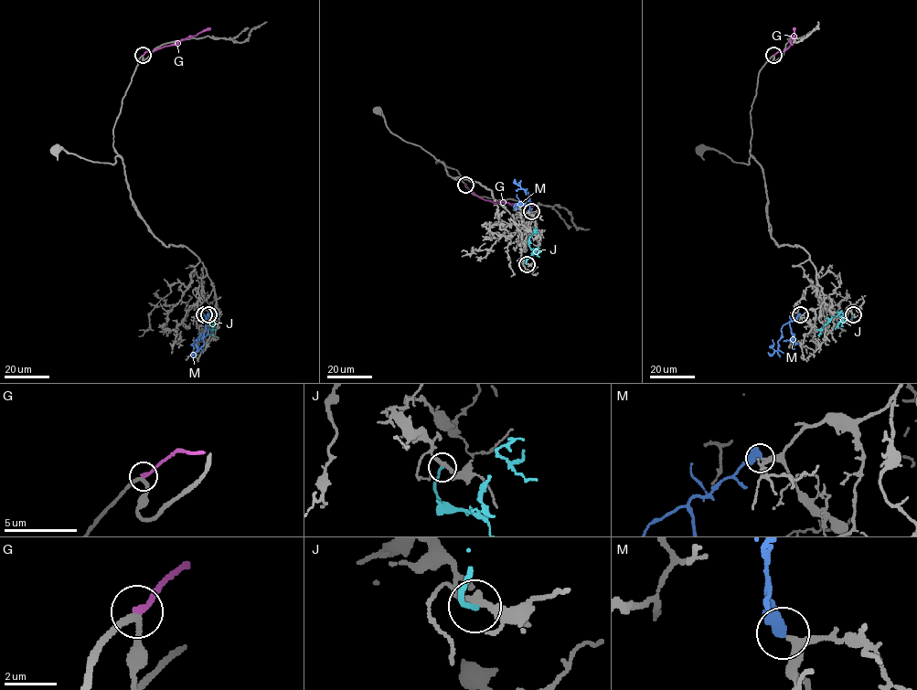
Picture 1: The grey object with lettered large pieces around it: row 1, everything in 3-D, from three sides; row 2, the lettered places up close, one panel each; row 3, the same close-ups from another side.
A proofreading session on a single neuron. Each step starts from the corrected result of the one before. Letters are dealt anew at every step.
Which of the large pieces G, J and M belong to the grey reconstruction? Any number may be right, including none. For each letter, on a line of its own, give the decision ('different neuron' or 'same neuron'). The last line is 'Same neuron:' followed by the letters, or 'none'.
G: different neuron
J: different neuron
M: same neuron
Same neuron: M

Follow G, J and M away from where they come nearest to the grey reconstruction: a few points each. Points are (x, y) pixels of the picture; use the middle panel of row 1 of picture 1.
G: (465, 185), (485, 200), (533, 206)
J: (527, 264), (534, 249), (528, 244), (528, 238), (537, 230)
M: (531, 211), (528, 192), (518, 183)

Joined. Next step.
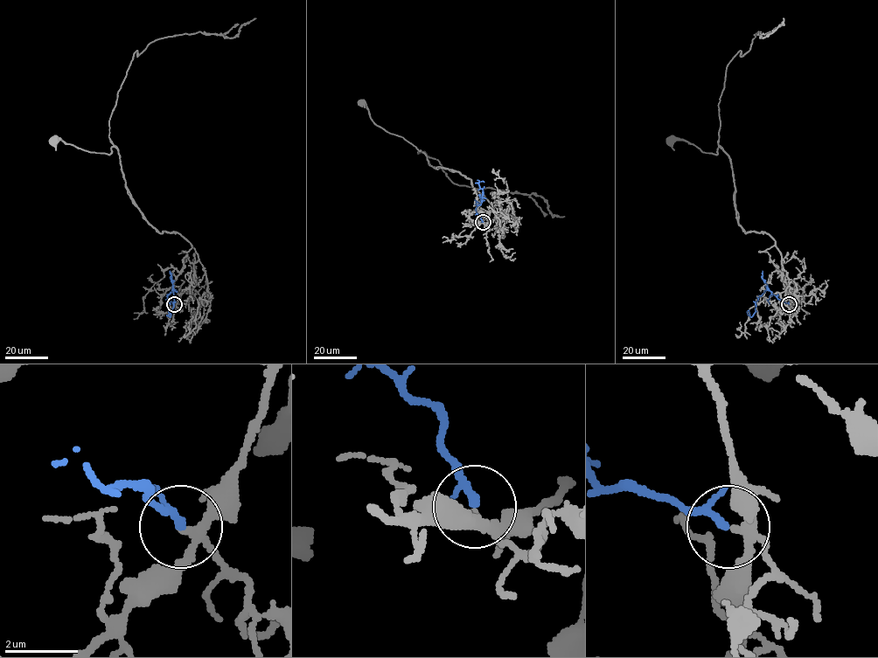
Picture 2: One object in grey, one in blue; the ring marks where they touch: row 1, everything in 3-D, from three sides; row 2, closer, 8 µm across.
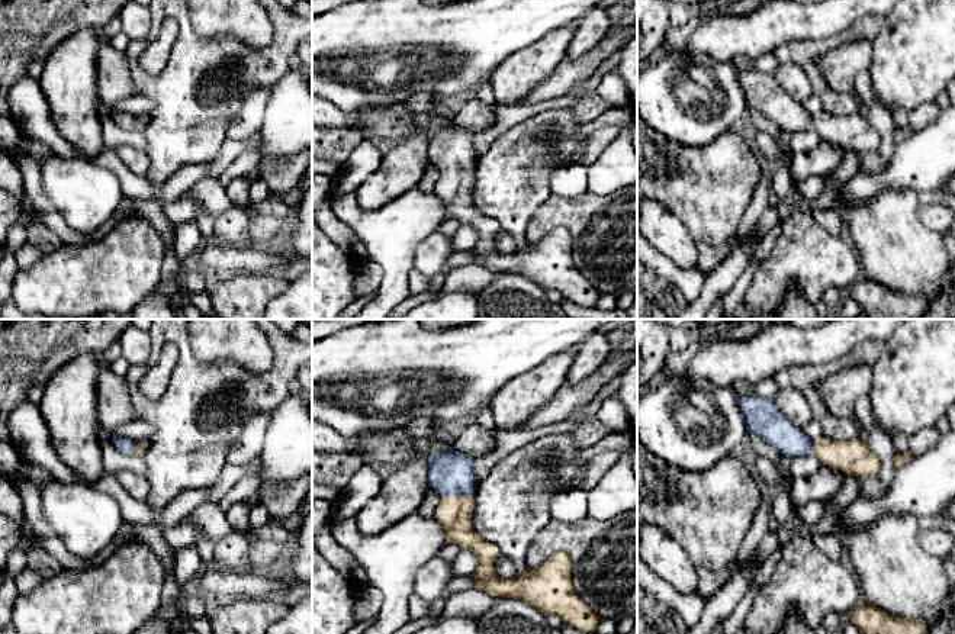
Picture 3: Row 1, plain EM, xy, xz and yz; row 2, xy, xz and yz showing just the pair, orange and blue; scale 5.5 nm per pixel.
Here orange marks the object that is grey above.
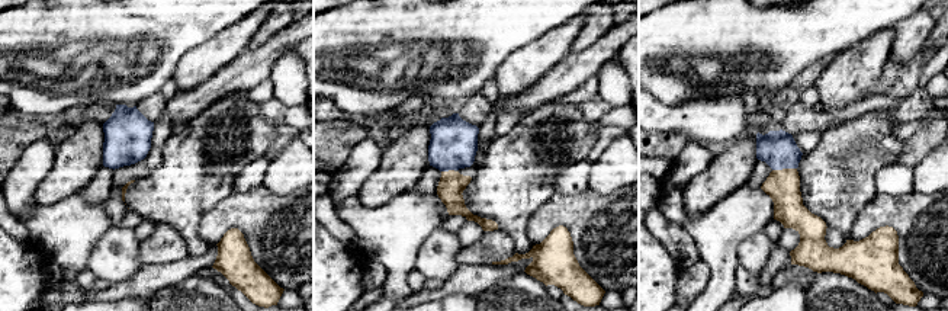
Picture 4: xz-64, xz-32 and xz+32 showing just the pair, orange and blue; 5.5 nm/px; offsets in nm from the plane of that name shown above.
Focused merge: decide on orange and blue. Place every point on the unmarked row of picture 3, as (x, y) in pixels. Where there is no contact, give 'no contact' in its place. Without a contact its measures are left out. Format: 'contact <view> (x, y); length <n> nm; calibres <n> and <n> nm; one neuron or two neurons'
contact xz (456, 171); length 180 nm; calibres 190 and 240 nm; one neuron

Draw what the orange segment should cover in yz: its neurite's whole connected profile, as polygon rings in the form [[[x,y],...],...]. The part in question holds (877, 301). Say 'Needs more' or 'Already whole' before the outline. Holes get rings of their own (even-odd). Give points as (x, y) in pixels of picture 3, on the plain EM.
Already whole. [[[864,276],[849,289],[849,296],[861,305],[862,315],[868,319],[922,319],[927,308],[923,295],[900,293]]]

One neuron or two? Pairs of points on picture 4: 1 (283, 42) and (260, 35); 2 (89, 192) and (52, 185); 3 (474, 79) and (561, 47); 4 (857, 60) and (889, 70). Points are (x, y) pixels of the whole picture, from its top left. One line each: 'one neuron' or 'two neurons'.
1: two neurons
2: two neurons
3: two neurons
4: two neurons

